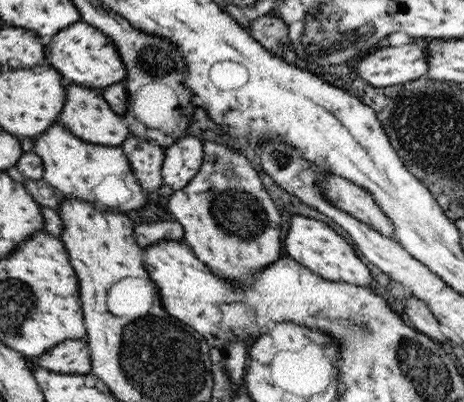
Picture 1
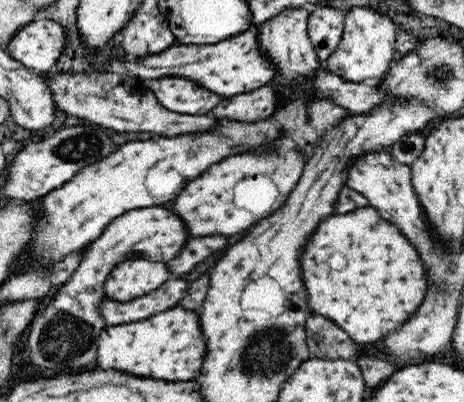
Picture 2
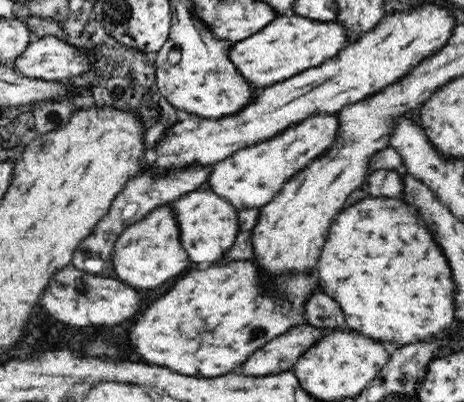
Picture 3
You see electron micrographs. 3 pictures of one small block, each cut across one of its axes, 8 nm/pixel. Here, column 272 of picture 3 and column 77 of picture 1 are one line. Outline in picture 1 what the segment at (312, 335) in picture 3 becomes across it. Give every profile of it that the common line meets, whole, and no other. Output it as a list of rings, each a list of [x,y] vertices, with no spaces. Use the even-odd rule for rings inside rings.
[[[67,340],[57,344],[47,354],[37,358],[37,366],[59,374],[89,374],[91,372],[91,350],[87,340]]]

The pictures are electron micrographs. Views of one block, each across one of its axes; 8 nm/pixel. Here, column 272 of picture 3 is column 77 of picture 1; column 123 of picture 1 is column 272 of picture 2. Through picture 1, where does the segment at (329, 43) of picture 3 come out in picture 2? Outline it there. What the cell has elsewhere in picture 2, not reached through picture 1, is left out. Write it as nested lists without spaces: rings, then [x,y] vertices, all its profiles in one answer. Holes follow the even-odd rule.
[[[246,30],[240,36],[234,36],[230,40],[222,40],[218,44],[180,44],[172,46],[156,56],[146,58],[132,58],[126,56],[122,62],[130,68],[130,72],[144,80],[144,78],[162,78],[162,76],[182,76],[188,80],[194,80],[196,84],[202,84],[210,92],[218,92],[220,96],[234,96],[234,94],[248,94],[258,88],[268,86],[274,76],[276,68],[266,60],[266,56],[260,52],[260,40],[256,30]]]

